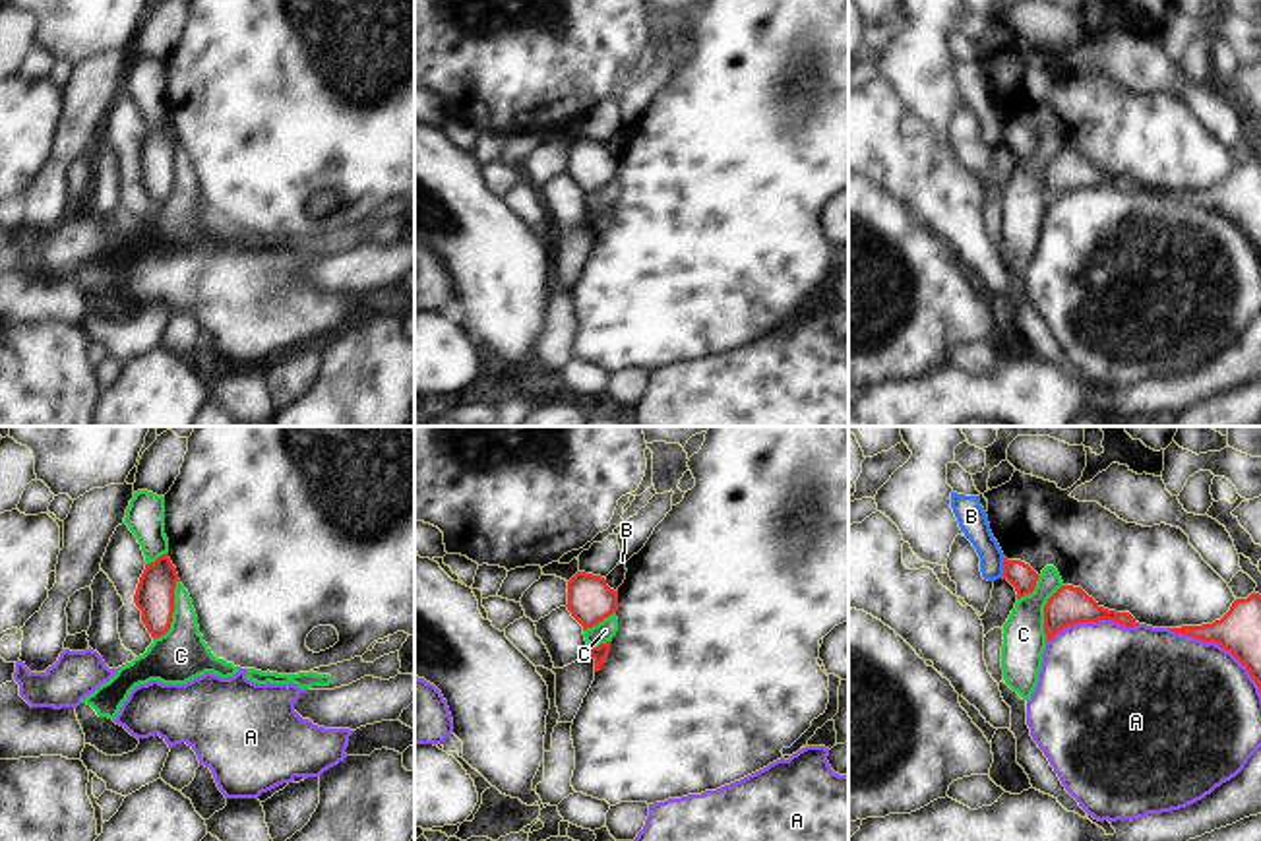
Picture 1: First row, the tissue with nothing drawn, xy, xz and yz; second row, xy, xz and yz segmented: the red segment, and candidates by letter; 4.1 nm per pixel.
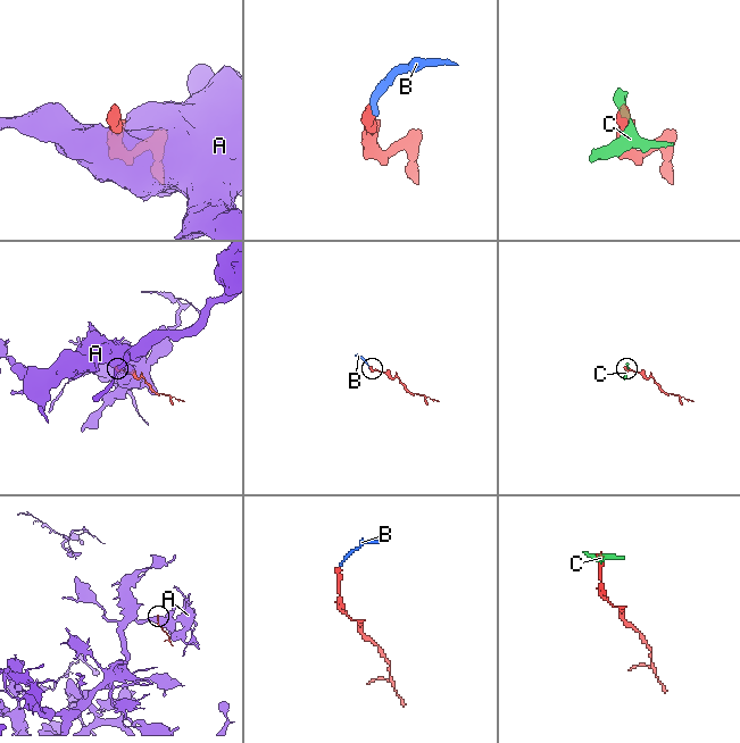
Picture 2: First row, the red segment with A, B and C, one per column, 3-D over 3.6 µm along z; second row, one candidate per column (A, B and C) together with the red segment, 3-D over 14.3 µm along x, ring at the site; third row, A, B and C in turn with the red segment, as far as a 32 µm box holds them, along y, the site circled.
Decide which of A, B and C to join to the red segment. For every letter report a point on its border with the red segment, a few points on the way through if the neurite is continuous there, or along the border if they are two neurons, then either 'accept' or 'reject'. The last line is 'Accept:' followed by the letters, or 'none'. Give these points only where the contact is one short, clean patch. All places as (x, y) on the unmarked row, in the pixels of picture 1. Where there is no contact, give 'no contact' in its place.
A: contact yz (1219, 210); reject
B: contact yz (1004, 132); border yz (1004, 123), (1004, 138), (1000, 142); reject
C: contact xy (173, 177); border xy (179, 146), (171, 192), (153, 206); reject
Accept: none

